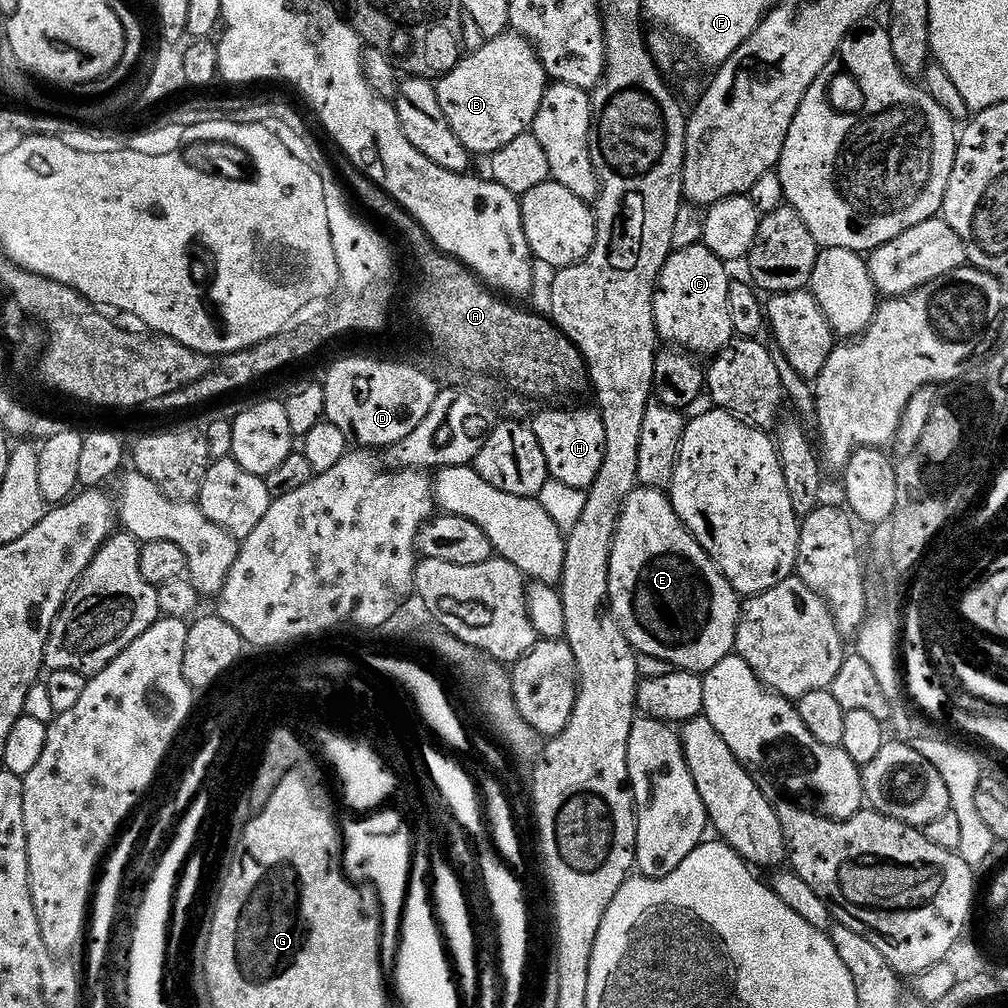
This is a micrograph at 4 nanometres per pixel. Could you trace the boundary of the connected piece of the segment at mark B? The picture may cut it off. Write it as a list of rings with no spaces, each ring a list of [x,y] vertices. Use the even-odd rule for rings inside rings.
[[[523,36],[491,37],[473,56],[467,56],[435,81],[437,98],[462,146],[472,154],[491,154],[531,129],[550,79],[537,52]]]

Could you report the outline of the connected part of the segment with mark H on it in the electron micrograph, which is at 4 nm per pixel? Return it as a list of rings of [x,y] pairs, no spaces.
[[[552,408],[549,412],[540,412],[530,427],[537,436],[538,444],[545,455],[548,474],[551,479],[562,482],[562,486],[589,489],[598,478],[598,470],[602,468],[606,454],[606,426],[602,422],[599,411],[592,413],[583,420],[572,412],[563,412],[560,408]]]

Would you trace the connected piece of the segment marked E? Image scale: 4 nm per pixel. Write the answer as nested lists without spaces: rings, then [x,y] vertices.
[[[638,486],[624,500],[612,538],[608,562],[608,599],[611,619],[641,657],[665,660],[681,672],[703,674],[733,655],[741,597],[720,573],[720,567],[678,518],[667,491]]]

